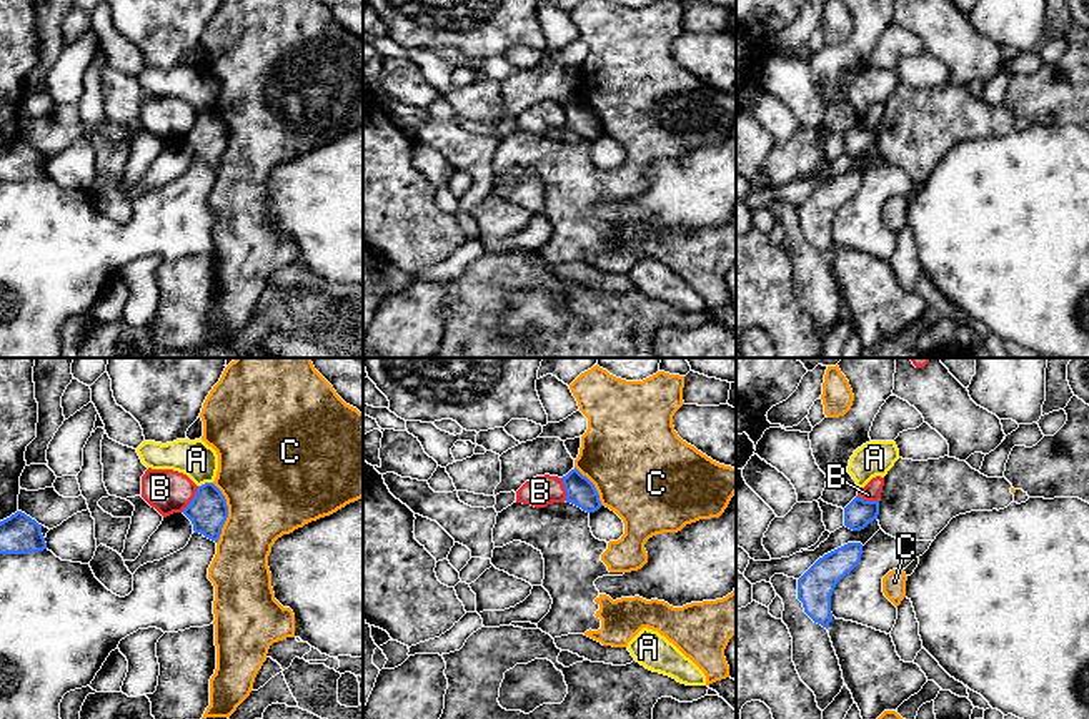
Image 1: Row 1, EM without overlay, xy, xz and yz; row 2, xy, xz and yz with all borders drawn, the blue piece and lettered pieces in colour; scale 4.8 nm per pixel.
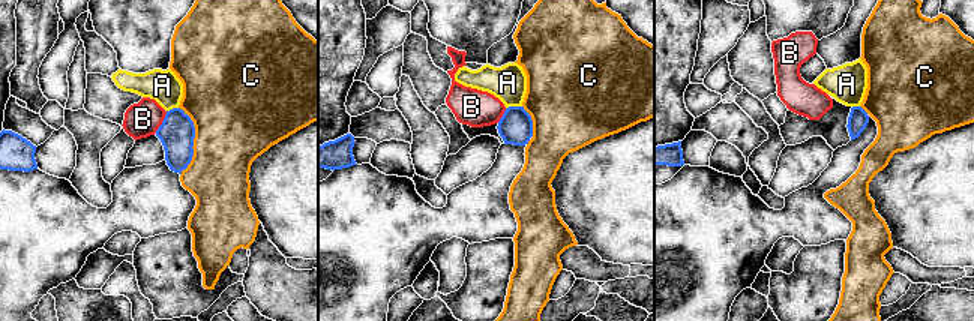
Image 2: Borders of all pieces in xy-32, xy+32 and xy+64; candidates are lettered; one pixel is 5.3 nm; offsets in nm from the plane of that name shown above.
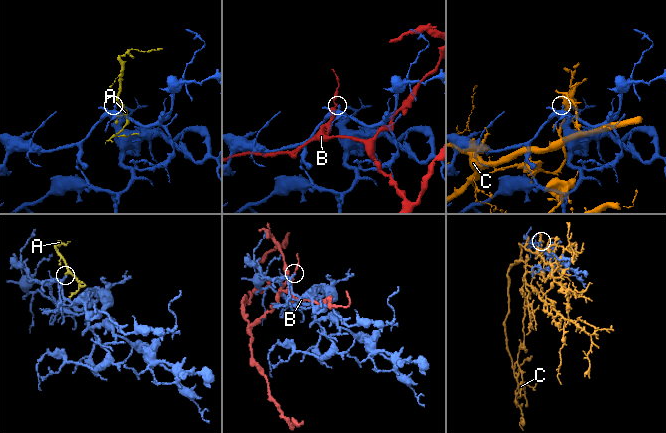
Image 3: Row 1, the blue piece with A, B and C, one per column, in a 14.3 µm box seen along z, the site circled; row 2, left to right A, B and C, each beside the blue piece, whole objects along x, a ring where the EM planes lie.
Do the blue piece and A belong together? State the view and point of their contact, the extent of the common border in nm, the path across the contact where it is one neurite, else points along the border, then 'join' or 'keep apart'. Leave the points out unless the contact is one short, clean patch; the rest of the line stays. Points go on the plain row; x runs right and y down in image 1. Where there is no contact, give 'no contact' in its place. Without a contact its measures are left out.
contact xy (205, 110); length 80 nm; border xy (212, 109), (198, 114); keep apart

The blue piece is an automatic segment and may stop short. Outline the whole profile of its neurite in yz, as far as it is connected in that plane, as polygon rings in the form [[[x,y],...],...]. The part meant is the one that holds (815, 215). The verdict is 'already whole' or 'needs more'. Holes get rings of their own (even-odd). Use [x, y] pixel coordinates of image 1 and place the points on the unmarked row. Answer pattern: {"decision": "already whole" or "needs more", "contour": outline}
{"decision": "already whole", "contour": [[[848,170],[819,185],[799,206],[798,226],[804,240],[828,256],[833,248],[831,223],[836,211],[861,188],[863,171]]]}

